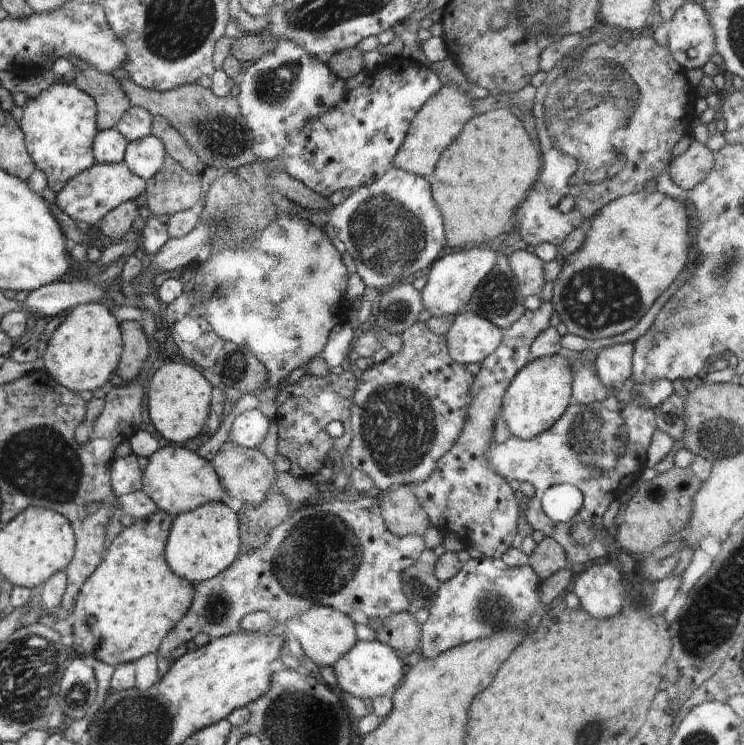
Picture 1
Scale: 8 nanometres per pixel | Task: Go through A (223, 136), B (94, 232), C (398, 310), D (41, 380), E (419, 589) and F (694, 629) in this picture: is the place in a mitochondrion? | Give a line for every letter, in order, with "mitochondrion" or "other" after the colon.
A: mitochondrion
B: other
C: mitochondrion
D: other
E: mitochondrion
F: mitochondrion

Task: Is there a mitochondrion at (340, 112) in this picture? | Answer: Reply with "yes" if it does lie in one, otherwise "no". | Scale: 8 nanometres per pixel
no

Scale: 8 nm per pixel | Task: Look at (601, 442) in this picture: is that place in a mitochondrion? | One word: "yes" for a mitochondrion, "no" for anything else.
yes

